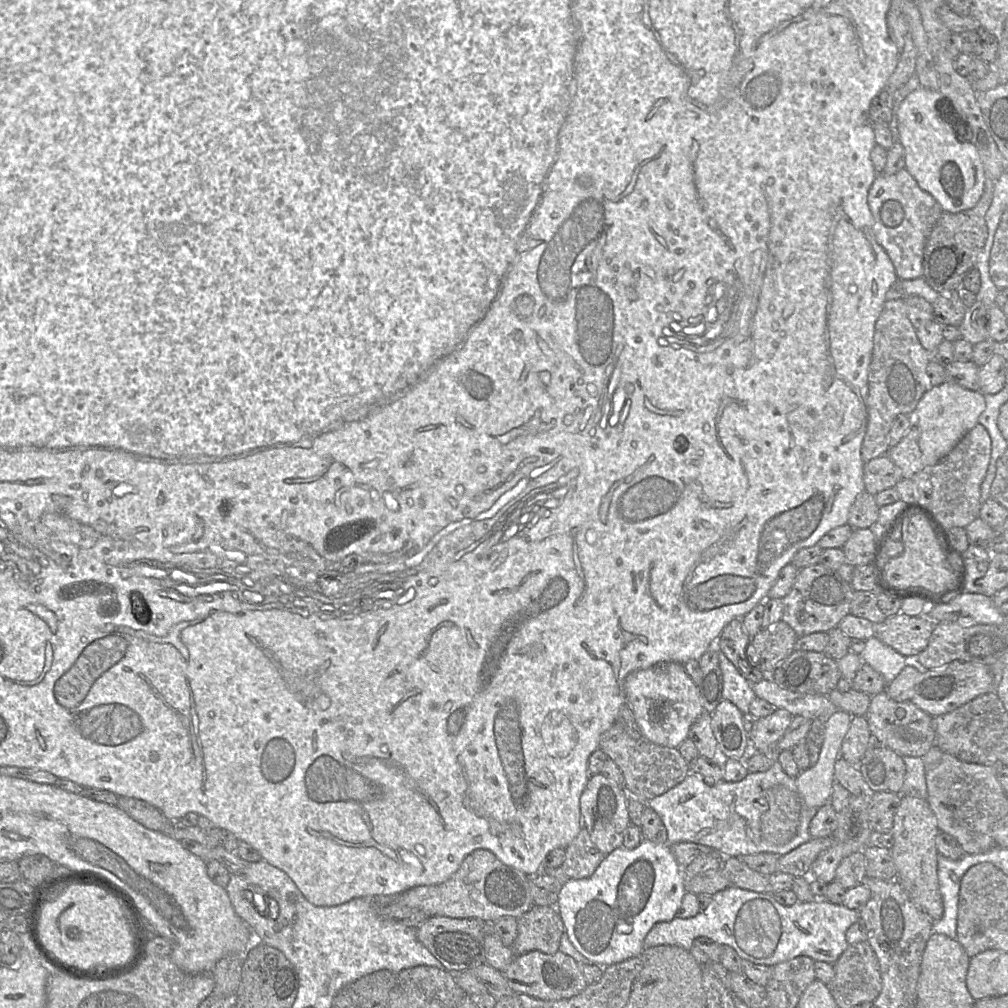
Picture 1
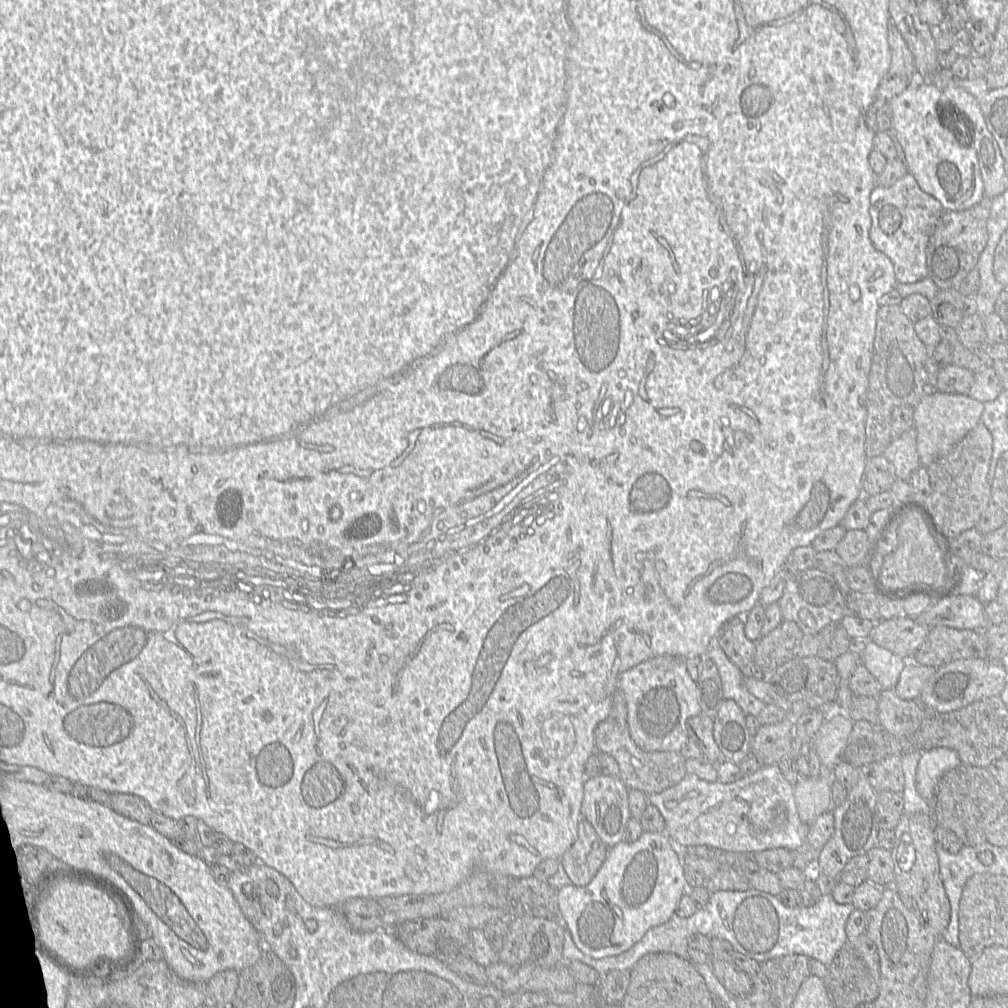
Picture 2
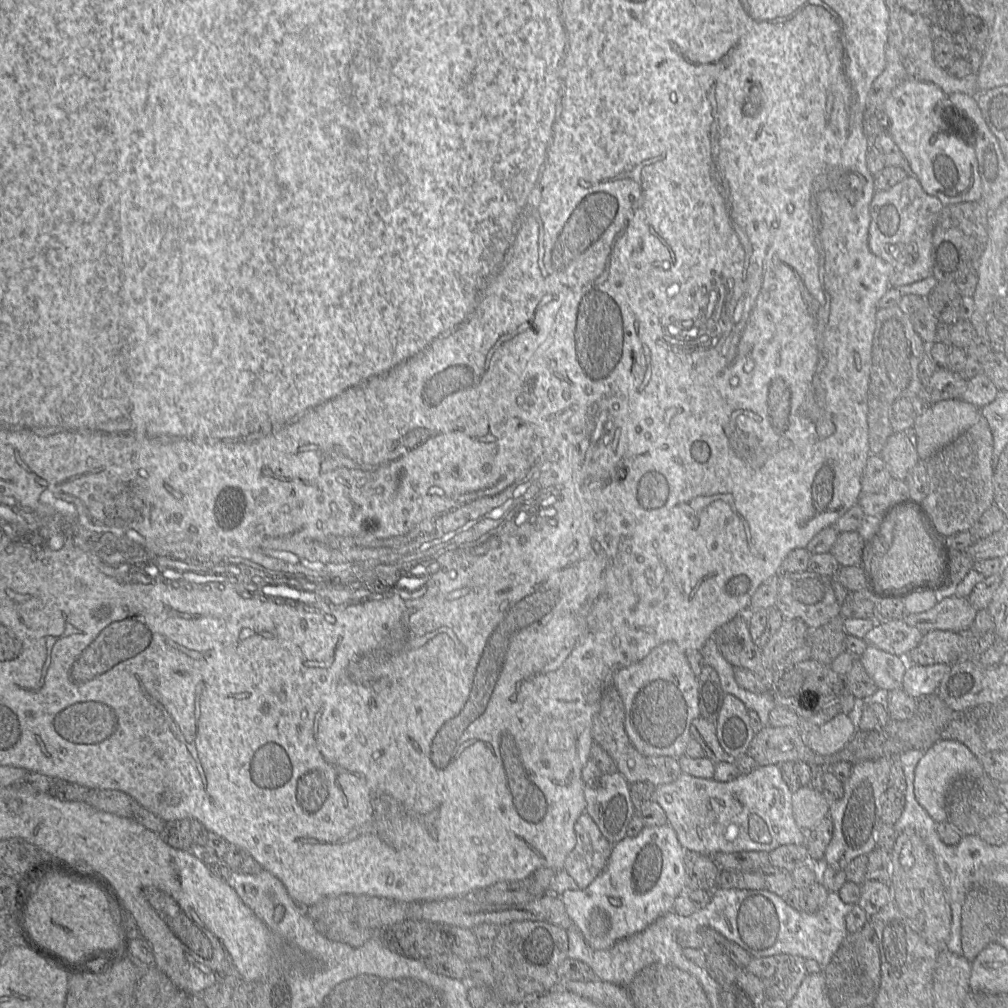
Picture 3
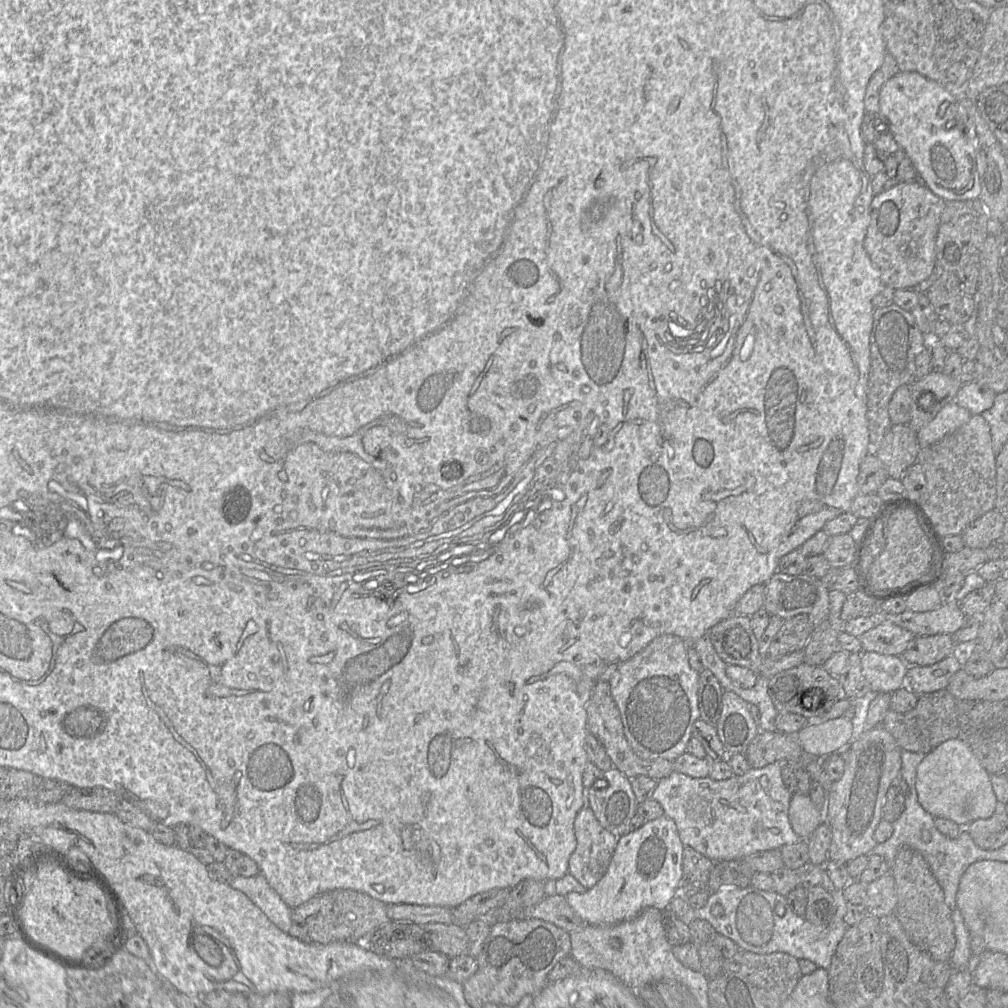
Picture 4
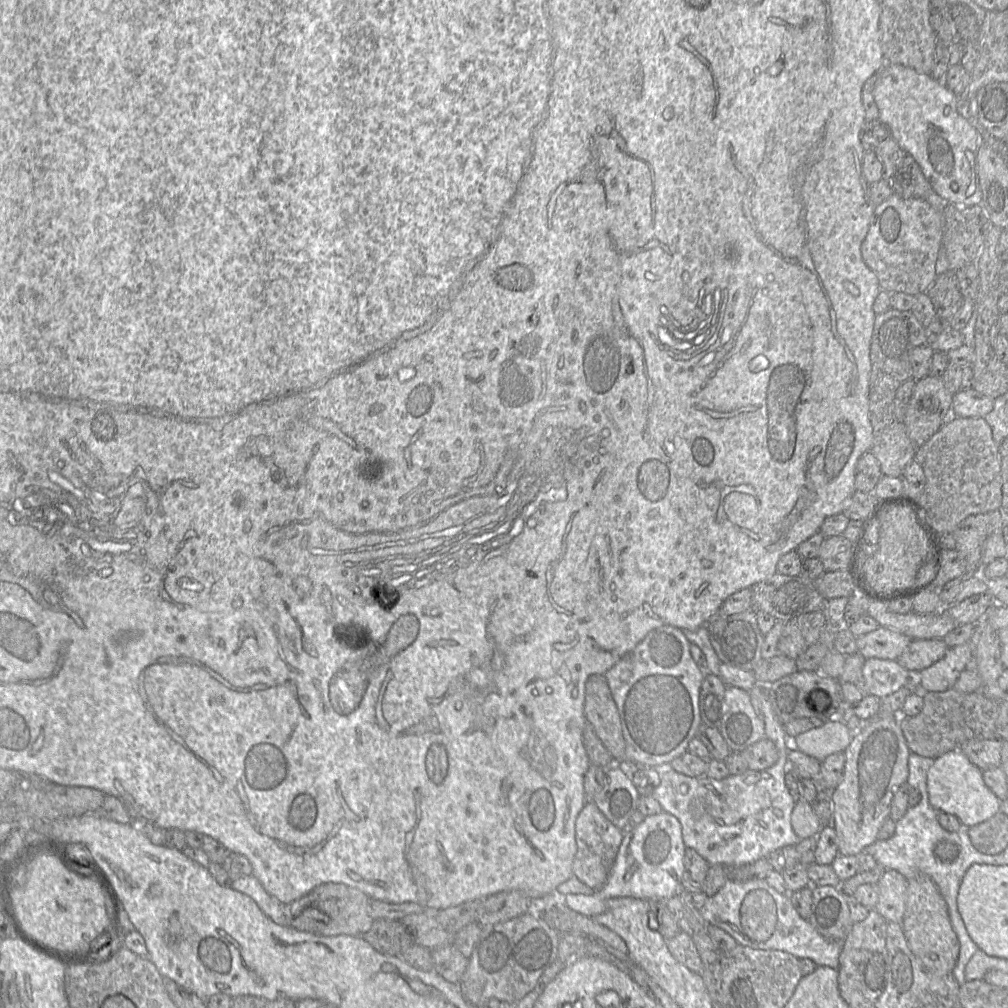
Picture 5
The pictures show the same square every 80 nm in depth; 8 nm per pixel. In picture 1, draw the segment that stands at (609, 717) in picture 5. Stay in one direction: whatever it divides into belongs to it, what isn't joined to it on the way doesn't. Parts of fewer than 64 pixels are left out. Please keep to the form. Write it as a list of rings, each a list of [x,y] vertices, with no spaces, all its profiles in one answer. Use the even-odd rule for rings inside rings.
[[[627,702],[620,709],[613,725],[601,735],[599,748],[621,770],[628,799],[636,799],[642,803],[647,803],[667,792],[690,773],[689,762],[683,758],[677,748],[652,743],[642,735]]]

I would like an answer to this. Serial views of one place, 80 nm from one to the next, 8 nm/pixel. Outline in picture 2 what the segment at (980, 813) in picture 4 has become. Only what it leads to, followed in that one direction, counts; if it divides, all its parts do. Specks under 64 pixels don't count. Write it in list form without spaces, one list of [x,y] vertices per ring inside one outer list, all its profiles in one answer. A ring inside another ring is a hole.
[[[939,747],[923,752],[916,770],[916,790],[930,806],[932,816],[938,781],[960,764],[958,753],[949,748]]]

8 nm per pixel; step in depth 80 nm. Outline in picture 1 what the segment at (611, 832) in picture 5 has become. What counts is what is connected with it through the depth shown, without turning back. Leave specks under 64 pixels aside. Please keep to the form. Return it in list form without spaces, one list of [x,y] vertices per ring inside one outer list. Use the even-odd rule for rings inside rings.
[[[584,827],[565,848],[565,851],[561,868],[569,879],[573,880],[590,877],[605,857],[592,842],[588,831]]]

